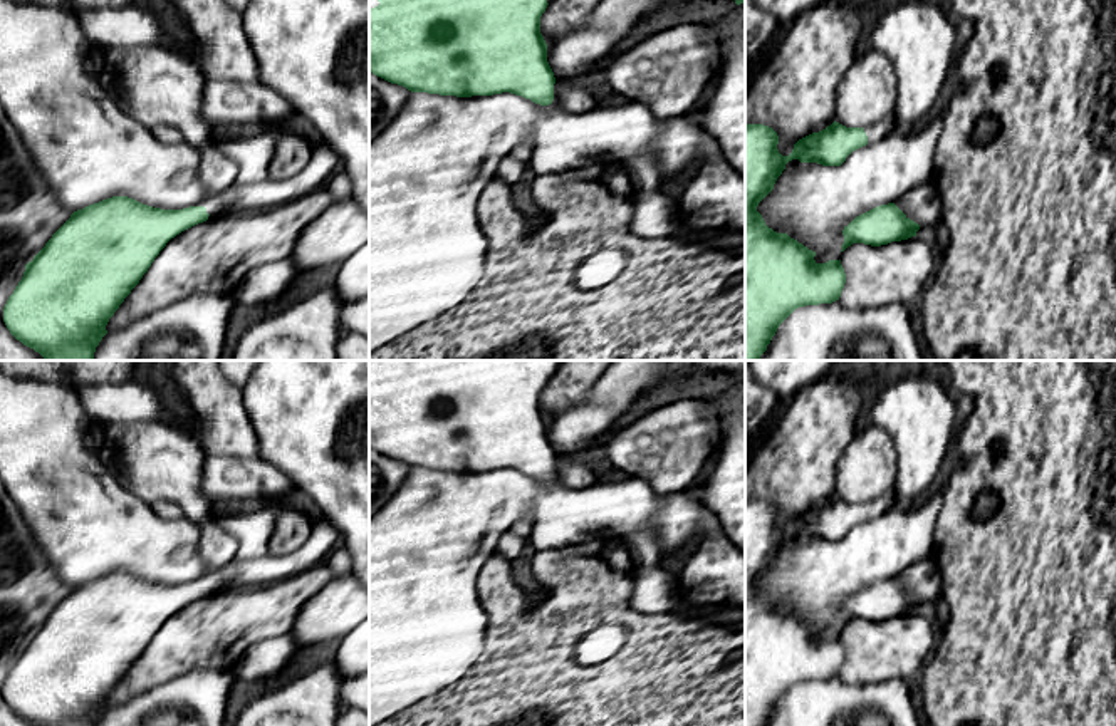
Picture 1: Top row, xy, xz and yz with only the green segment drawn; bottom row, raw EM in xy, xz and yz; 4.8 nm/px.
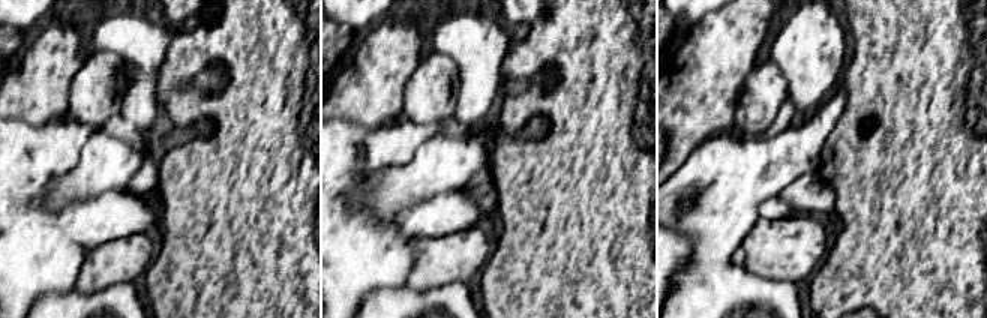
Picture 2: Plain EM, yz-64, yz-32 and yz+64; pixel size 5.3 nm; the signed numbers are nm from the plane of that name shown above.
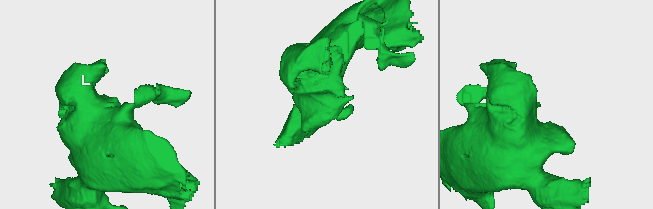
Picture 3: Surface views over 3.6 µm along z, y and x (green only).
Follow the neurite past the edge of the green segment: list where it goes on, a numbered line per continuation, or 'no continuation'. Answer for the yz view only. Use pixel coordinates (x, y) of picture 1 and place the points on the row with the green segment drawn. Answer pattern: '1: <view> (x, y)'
1: yz (881, 128)

